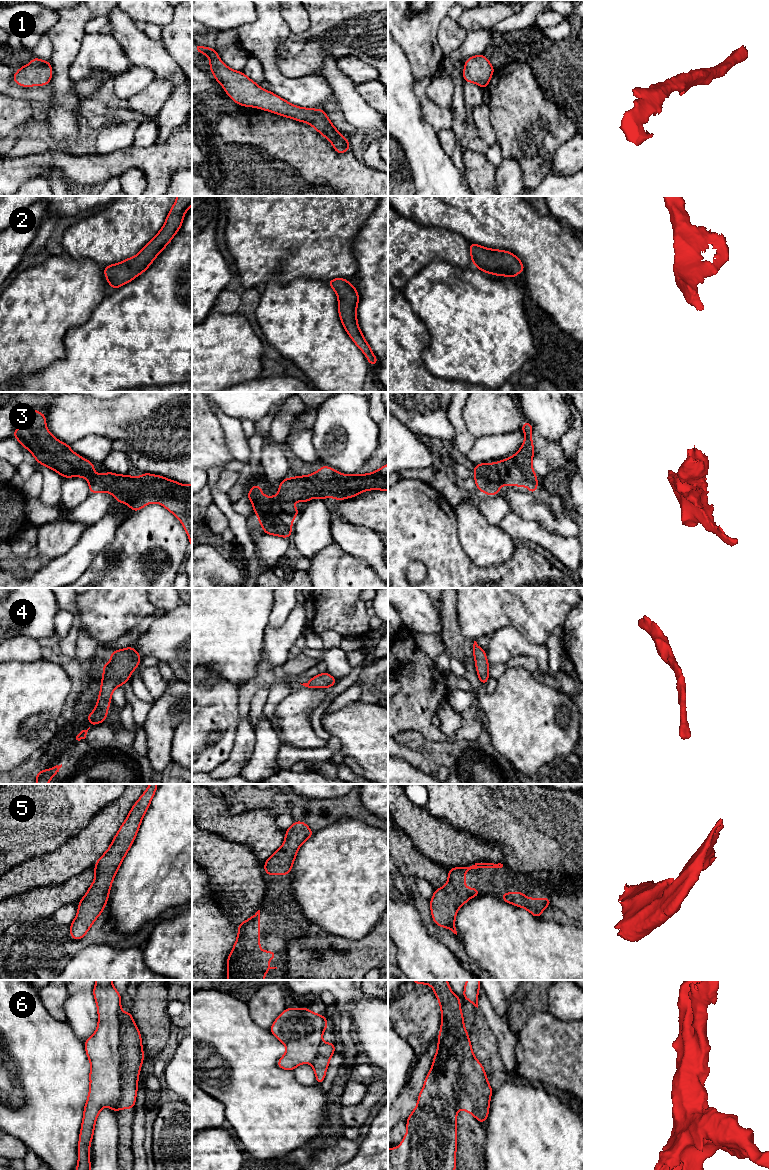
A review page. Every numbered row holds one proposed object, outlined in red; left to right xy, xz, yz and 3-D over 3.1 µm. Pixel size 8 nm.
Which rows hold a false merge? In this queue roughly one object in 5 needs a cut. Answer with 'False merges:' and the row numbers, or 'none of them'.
False merges: 6

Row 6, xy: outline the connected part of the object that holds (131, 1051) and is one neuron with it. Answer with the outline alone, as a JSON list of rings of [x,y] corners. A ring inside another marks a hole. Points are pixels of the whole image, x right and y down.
[[[130,1012],[119,1013],[121,1040],[121,1088],[119,1109],[134,1109],[138,1089],[138,1077],[144,1060],[140,1031]]]

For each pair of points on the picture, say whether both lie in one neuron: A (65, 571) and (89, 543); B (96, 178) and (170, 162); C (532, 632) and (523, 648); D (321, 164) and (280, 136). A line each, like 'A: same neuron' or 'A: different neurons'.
A: same neuron
B: same neuron
C: different neurons
D: same neuron

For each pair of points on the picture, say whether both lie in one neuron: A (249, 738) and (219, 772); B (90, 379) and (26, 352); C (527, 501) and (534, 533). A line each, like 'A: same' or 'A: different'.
A: same
B: different
C: different

